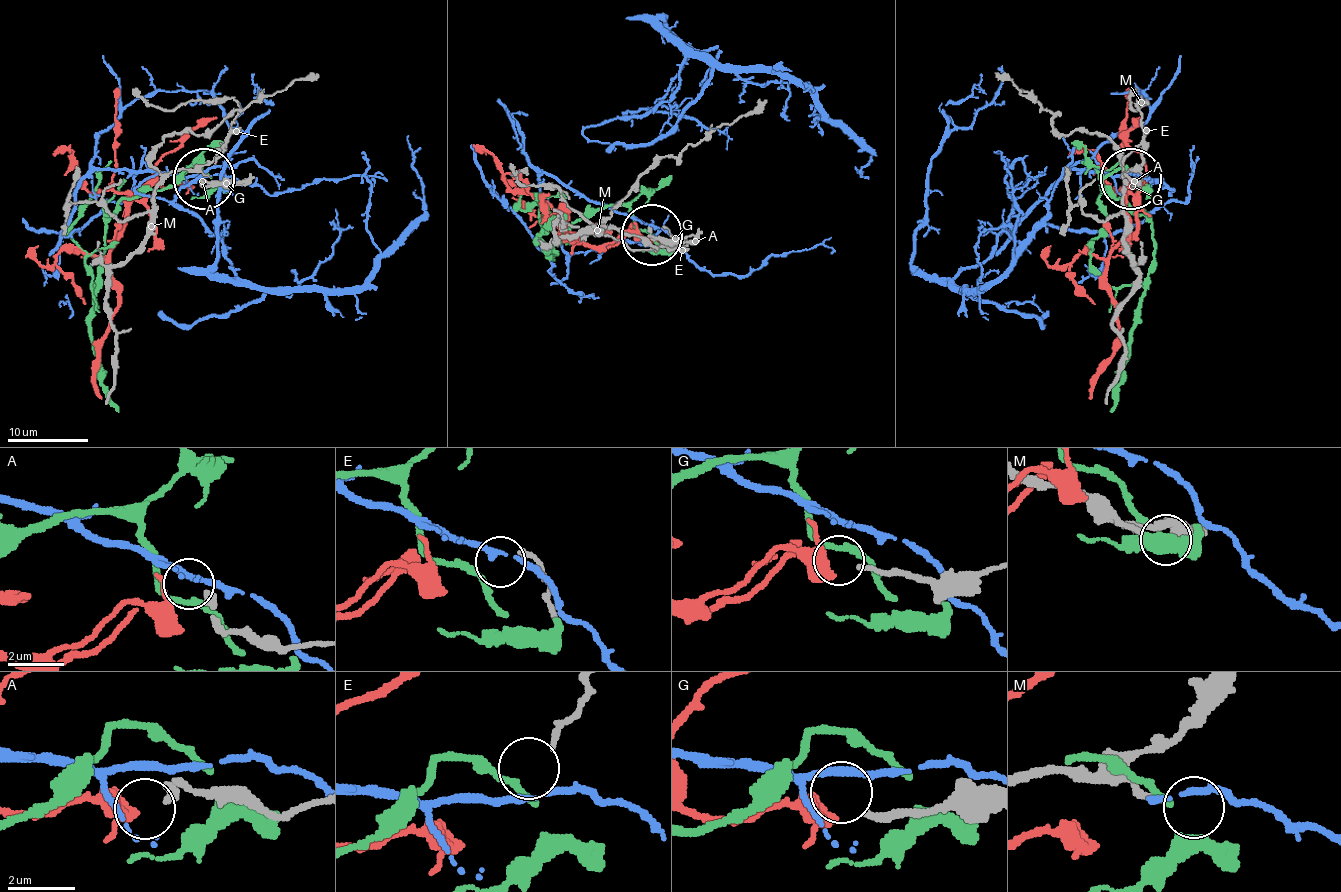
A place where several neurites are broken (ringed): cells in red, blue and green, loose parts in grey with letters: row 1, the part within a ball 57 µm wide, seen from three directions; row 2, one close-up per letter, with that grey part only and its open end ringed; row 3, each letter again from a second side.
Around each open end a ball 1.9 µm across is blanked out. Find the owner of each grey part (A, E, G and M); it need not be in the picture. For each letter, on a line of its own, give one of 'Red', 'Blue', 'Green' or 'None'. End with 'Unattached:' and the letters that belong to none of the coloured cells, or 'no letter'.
A: None
E: Blue
G: Red
M: None
Unattached: A, M

